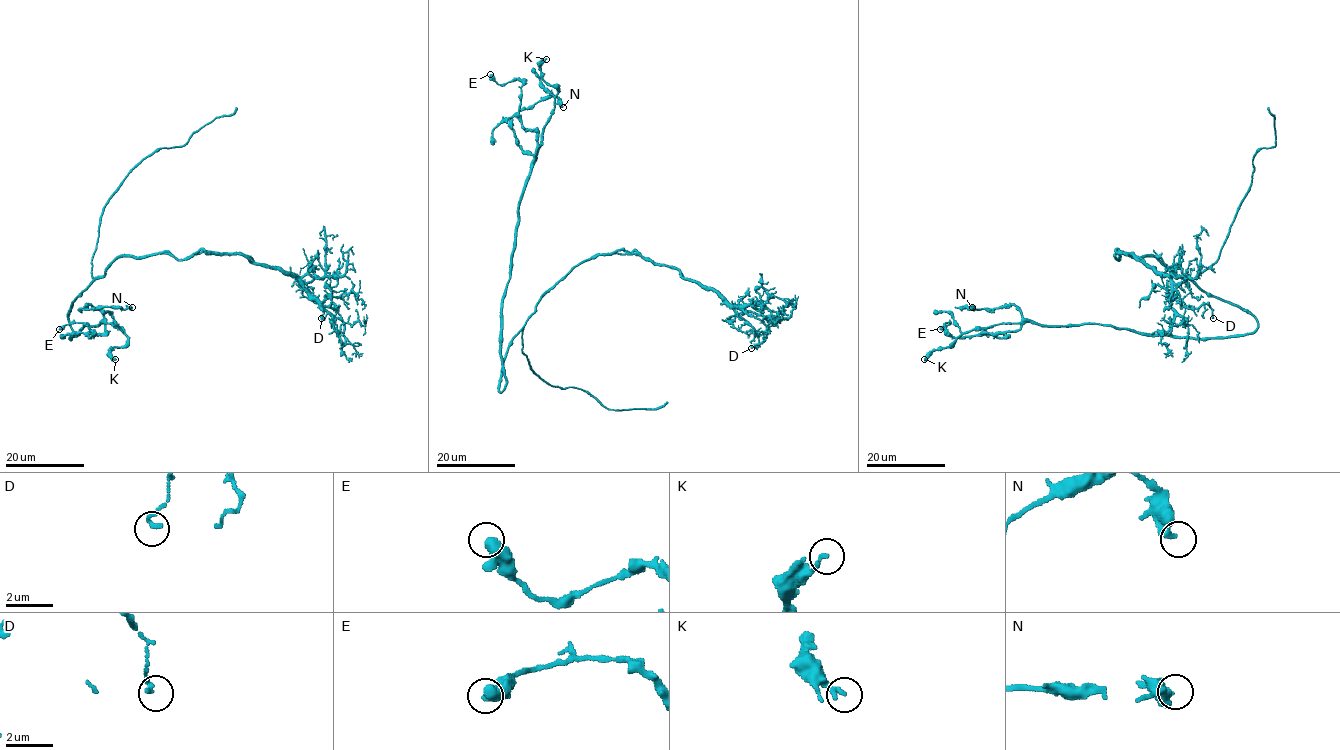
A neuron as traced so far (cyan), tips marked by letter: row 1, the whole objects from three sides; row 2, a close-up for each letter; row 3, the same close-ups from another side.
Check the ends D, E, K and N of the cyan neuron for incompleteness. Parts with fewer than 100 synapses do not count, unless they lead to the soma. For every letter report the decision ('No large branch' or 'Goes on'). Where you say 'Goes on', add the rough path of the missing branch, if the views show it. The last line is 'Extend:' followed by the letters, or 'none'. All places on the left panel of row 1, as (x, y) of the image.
D: No large branch
E: No large branch
K: No large branch
N: No large branch
Extend: none

